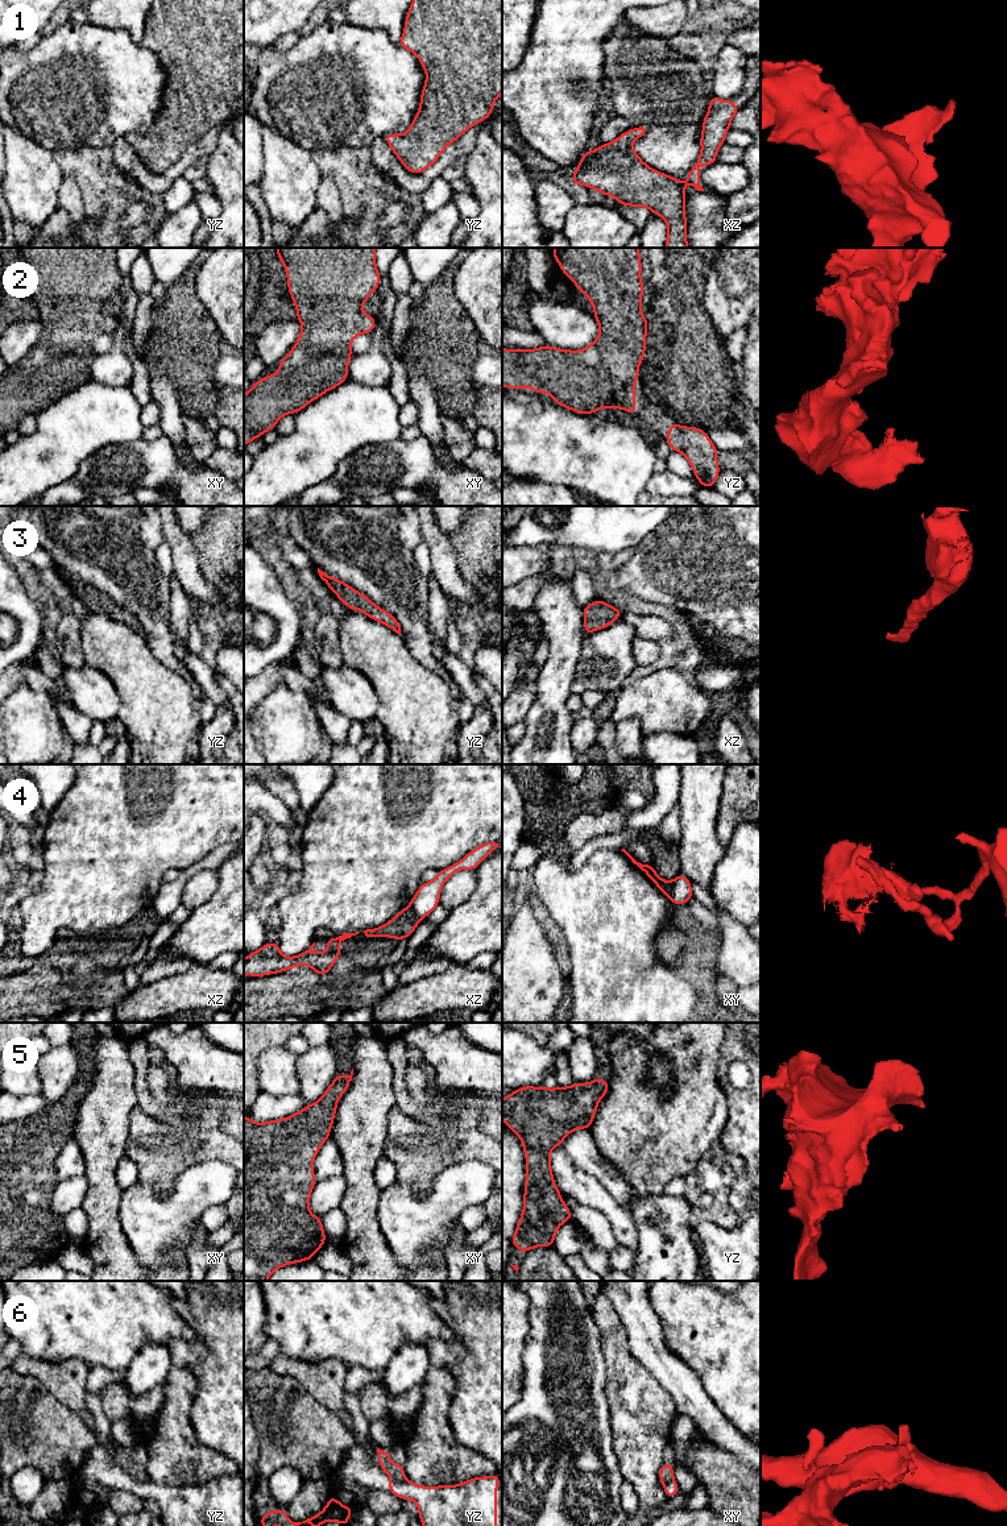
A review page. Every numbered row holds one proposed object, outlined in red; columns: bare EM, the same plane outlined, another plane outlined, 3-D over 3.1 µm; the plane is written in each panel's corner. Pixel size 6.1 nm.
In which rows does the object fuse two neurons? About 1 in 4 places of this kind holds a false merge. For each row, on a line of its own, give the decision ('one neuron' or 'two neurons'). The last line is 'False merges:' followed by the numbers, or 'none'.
1: one neuron
2: one neuron
3: one neuron
4: two neurons
5: one neuron
6: two neurons
False merges: 4, 6

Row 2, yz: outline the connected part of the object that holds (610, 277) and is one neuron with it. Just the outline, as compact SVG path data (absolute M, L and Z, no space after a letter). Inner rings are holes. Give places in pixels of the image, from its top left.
M554 248L552 256L592 303L600 335L580 351L547 344L535 349L502 348L502 386L523 390L529 385L536 394L548 391L554 403L579 414L619 407L637 415L635 383L647 336L647 316L641 311L645 286L639 248Z

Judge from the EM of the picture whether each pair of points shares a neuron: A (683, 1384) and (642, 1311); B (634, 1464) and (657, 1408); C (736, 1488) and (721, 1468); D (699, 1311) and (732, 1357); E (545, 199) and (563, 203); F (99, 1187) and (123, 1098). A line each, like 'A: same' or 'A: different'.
A: same
B: same
C: same
D: same
E: same
F: same

